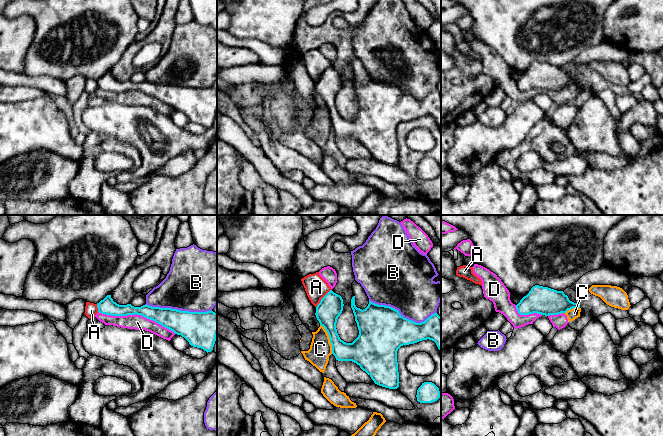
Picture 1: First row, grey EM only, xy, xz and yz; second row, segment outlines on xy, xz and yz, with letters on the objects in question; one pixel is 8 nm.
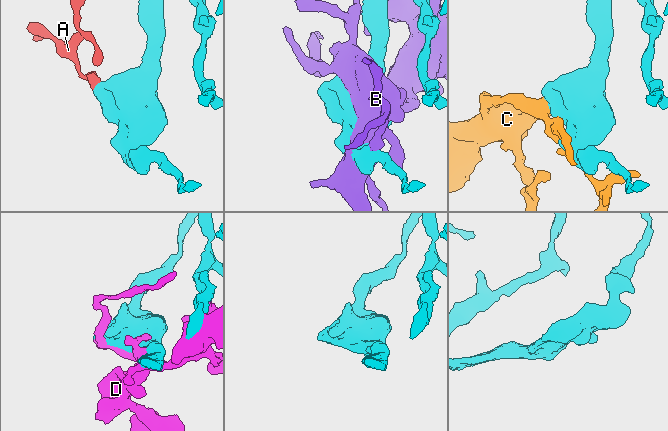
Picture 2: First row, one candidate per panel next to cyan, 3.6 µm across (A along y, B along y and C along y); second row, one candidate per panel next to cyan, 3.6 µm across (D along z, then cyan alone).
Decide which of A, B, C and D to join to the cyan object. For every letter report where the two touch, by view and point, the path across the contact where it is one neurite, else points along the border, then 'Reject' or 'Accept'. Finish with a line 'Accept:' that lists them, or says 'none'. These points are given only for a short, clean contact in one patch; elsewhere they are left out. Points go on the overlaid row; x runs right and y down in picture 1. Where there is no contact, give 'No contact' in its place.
A: Touches cyan at xz (322, 298). Boundary: xz (331, 289), (316, 307). Reject
B: Touches cyan at xz (402, 316). Reject
C: Touches cyan at xz (330, 339). Reject
D: Touches cyan at xy (137, 314). Reject
Accept: none

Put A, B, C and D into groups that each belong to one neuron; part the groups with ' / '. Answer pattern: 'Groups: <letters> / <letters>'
Groups: A / B / C D

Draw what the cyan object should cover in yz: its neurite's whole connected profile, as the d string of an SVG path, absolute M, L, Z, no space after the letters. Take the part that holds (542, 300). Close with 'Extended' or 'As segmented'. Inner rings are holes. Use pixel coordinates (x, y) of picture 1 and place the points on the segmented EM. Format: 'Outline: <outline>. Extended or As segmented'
Outline: M535 285L516 305L520 315L533 313L549 316L566 313L573 308L580 308L579 303L569 300L563 291Z. As segmented

